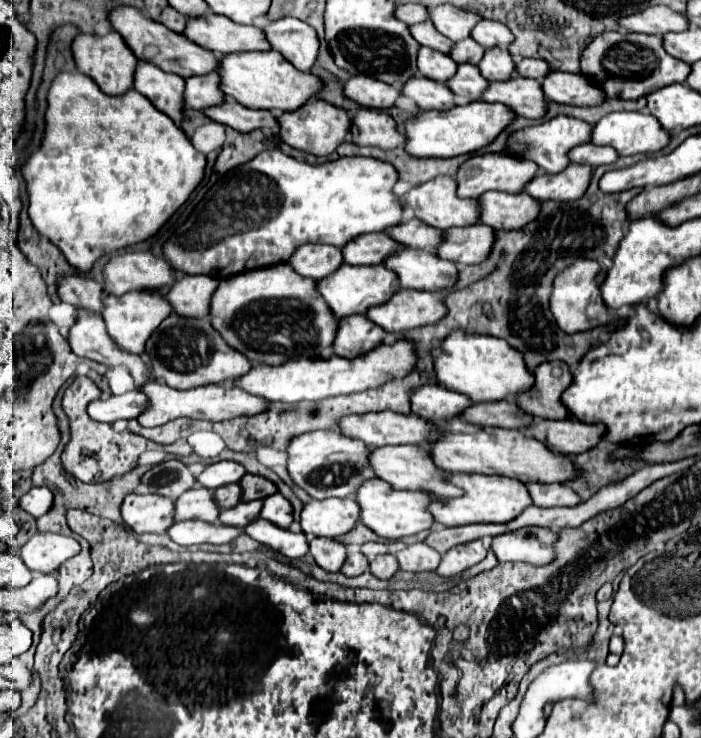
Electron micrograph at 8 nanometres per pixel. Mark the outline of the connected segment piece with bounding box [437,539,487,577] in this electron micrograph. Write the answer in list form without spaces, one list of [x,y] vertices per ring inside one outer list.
[[[475,539],[471,543],[461,543],[459,547],[453,547],[441,557],[441,563],[437,567],[437,573],[441,577],[451,577],[457,575],[475,563],[479,563],[487,555],[487,549],[483,547],[481,539]]]

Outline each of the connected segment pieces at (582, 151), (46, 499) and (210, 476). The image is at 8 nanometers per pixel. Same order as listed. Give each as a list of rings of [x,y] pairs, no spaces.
[[[583,143],[583,145],[577,145],[569,151],[569,161],[571,163],[583,163],[583,165],[591,165],[591,167],[609,165],[609,163],[615,163],[615,159],[617,159],[615,149],[597,147],[593,143]]]
[[[31,487],[25,495],[19,497],[19,505],[33,517],[41,517],[51,509],[53,493],[47,487]]]
[[[219,461],[213,465],[207,465],[205,471],[201,475],[197,475],[197,483],[205,489],[217,489],[229,483],[239,483],[239,479],[245,475],[243,465],[235,463],[235,461]]]

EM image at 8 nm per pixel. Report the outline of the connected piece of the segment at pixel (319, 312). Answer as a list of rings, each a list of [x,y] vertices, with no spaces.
[[[287,263],[245,271],[219,281],[211,297],[211,325],[225,343],[243,353],[251,363],[281,365],[293,357],[331,357],[337,319],[323,297],[315,291],[315,281],[297,275]]]

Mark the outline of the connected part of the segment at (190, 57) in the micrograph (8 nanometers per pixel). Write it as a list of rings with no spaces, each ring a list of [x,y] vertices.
[[[115,5],[109,13],[109,21],[111,21],[111,27],[123,37],[123,41],[135,53],[137,59],[155,63],[159,69],[163,69],[167,73],[175,73],[175,75],[181,75],[183,79],[187,79],[193,75],[211,73],[217,67],[217,57],[213,51],[199,47],[197,43],[185,39],[185,35],[181,35],[181,33],[169,31],[163,23],[157,23],[157,21],[145,17],[145,13],[139,11],[137,7]]]

